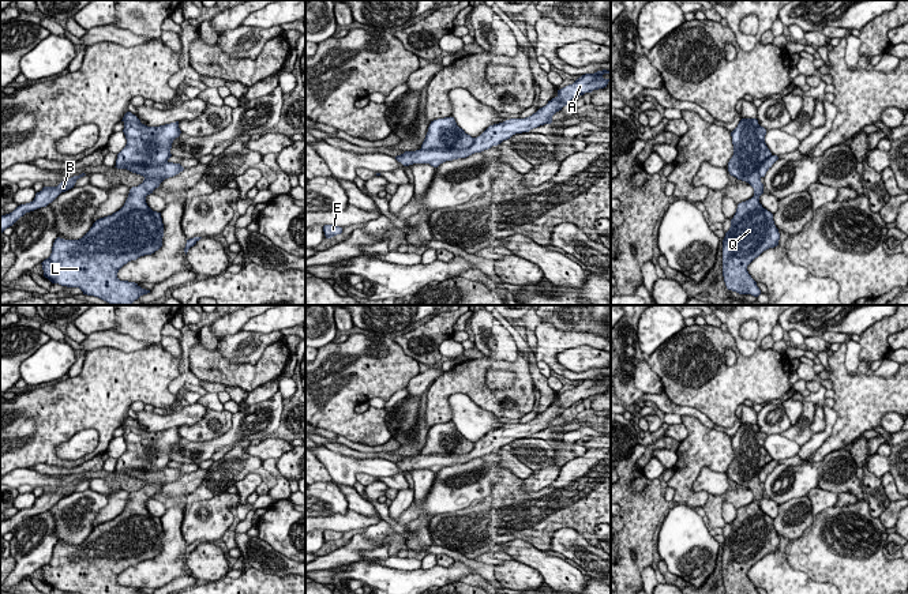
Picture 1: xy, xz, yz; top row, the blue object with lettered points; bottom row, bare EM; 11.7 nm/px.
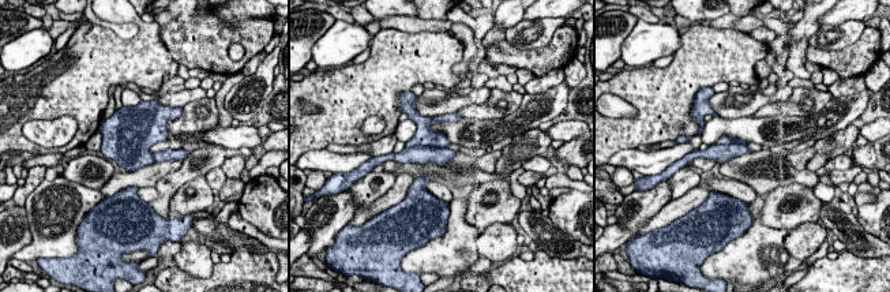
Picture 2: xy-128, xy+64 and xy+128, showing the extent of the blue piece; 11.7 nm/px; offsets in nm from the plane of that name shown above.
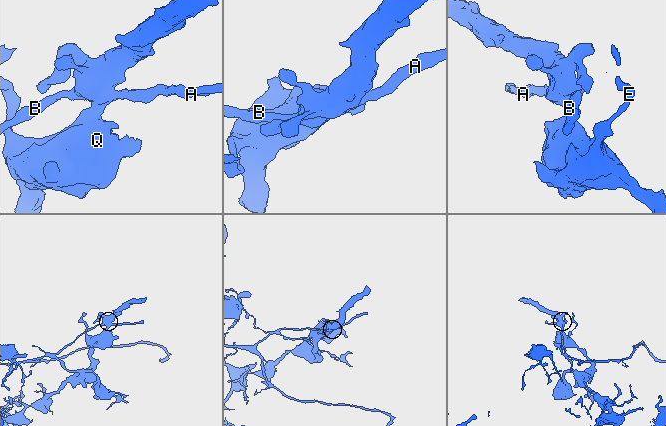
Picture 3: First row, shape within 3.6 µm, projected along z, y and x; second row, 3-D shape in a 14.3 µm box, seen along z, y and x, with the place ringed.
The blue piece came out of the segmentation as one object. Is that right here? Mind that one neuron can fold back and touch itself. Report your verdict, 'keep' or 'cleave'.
cleave

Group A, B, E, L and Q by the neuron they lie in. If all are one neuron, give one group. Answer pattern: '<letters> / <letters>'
A B / E L Q

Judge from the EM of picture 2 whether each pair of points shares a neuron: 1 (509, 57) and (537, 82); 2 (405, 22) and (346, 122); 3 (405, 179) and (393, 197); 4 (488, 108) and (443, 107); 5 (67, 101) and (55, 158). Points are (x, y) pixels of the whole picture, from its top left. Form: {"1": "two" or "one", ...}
{"1": "two", "2": "two", "3": "one", "4": "two", "5": "two"}

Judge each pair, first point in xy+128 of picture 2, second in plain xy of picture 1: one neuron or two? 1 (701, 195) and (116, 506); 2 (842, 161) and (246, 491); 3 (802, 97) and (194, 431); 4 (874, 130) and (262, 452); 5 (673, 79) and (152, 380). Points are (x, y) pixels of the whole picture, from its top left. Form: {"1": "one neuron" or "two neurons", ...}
{"1": "one neuron", "2": "one neuron", "3": "one neuron", "4": "one neuron", "5": "one neuron"}

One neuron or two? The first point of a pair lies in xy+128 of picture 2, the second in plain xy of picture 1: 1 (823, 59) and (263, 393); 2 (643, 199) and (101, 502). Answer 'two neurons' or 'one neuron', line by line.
1: two neurons
2: two neurons

